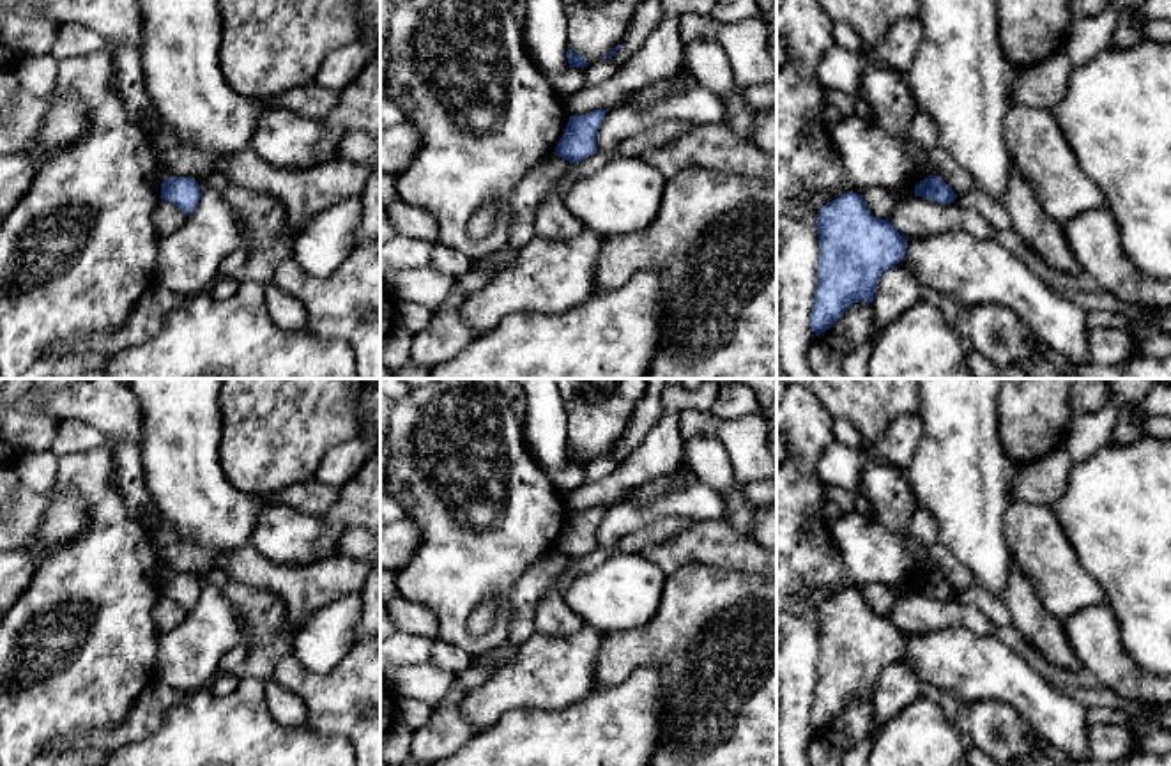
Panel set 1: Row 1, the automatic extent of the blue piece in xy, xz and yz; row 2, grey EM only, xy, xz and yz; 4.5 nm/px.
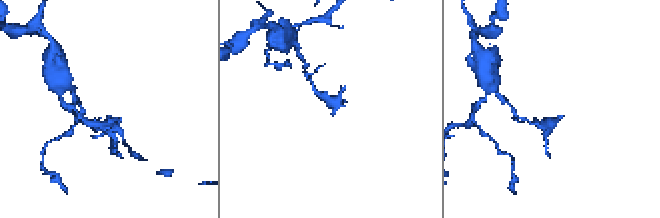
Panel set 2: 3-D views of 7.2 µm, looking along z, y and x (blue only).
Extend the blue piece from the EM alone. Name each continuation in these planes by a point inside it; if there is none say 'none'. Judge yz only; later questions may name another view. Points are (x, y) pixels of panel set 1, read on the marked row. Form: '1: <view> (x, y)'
none

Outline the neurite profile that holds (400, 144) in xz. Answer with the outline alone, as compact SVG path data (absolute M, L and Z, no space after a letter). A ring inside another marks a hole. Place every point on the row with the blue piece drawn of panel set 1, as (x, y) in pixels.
M407 120L380 129L380 173L402 173L417 156L421 142L421 131Z

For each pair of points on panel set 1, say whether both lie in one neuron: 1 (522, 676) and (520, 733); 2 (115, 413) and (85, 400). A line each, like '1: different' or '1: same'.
1: different
2: same

